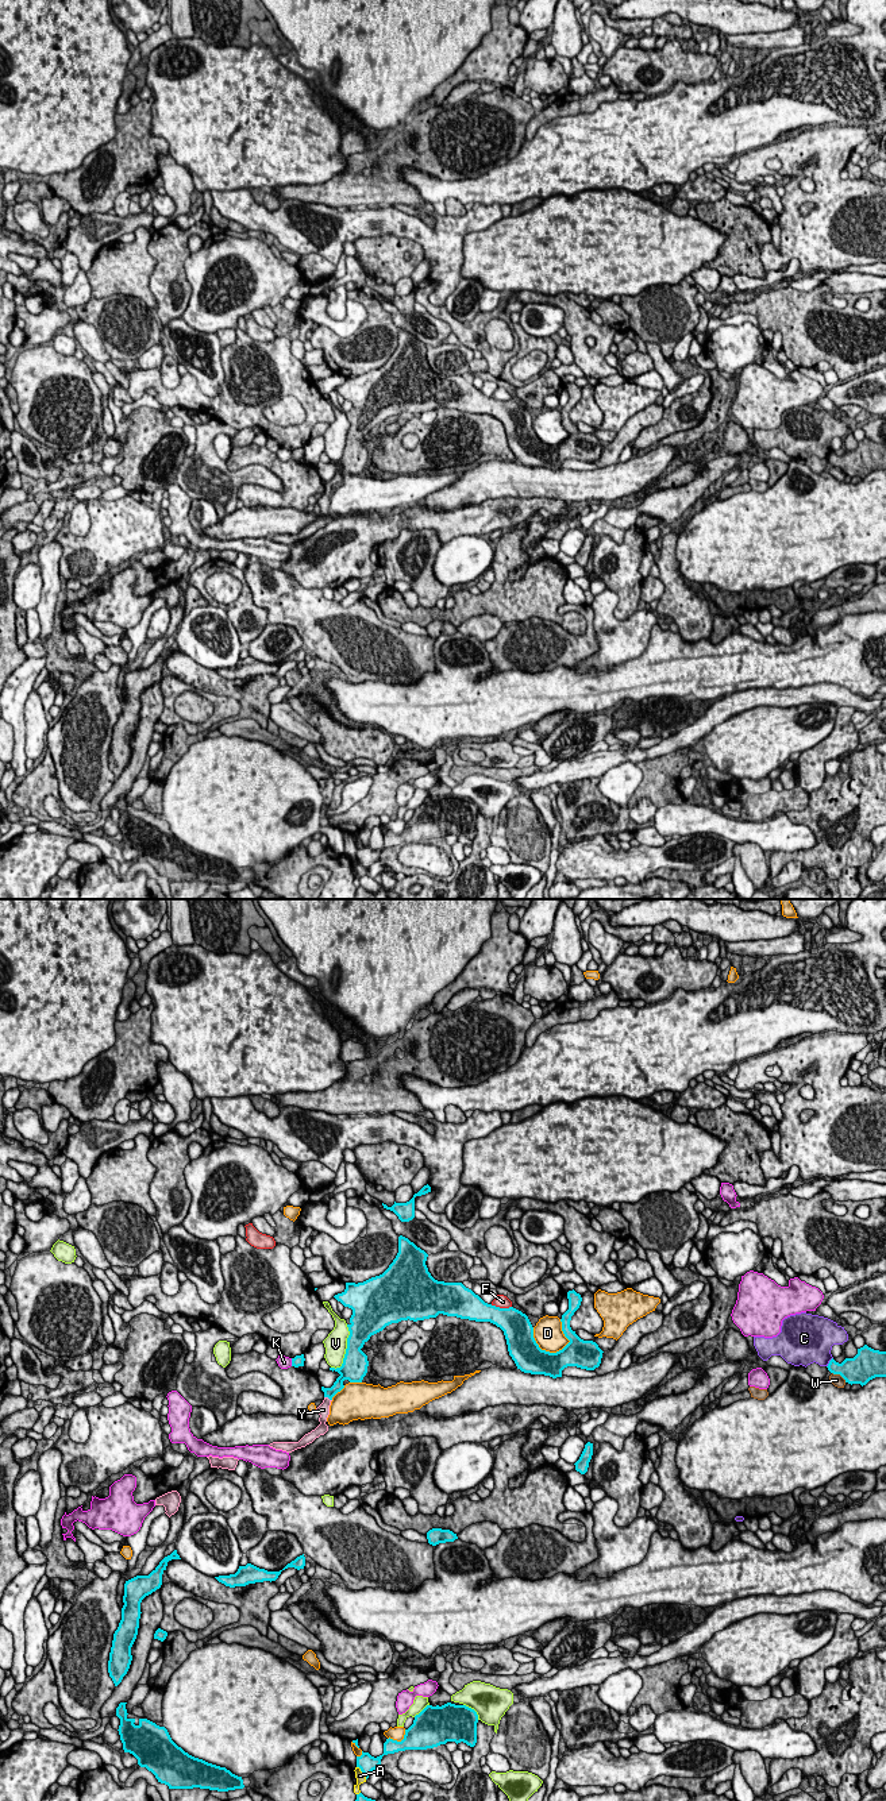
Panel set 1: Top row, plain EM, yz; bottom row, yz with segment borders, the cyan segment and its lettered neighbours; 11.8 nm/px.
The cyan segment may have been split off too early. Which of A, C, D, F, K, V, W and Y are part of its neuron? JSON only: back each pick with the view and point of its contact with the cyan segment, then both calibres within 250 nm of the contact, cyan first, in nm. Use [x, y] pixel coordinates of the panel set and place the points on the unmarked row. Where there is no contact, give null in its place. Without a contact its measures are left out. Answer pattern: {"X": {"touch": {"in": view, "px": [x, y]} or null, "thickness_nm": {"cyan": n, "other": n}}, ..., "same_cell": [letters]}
{"Y": {"touch": {"in": "yz", "px": [328, 490]}, "thickness_nm": {"cyan": 130, "other": 140}}, "same_cell": ["Y"]}

